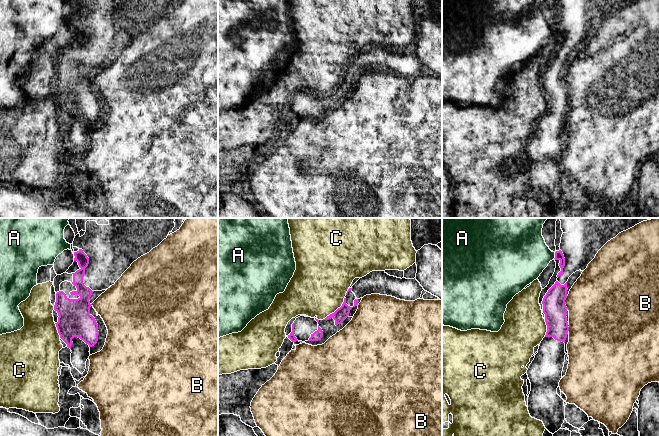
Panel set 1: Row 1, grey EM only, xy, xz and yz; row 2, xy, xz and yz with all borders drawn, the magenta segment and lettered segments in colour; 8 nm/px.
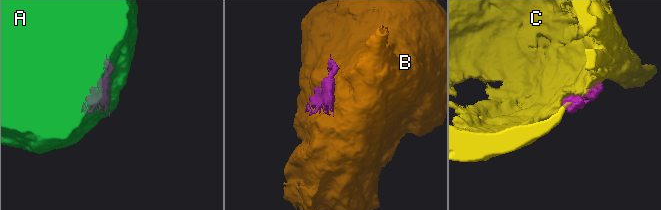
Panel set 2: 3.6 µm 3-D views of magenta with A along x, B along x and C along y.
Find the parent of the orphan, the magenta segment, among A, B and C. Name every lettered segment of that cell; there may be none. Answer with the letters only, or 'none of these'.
none of these

